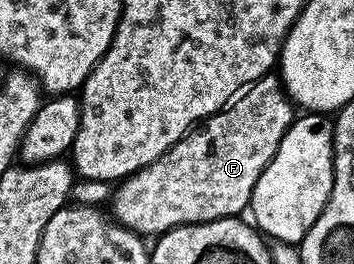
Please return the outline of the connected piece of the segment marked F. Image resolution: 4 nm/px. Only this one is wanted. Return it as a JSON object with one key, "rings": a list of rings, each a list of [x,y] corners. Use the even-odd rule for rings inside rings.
{"rings":[[[278,74],[261,76],[234,102],[188,131],[180,143],[175,143],[161,157],[157,157],[157,161],[122,180],[114,188],[109,200],[110,214],[122,227],[128,227],[130,231],[144,237],[158,237],[174,227],[184,227],[190,223],[208,223],[214,219],[242,216],[248,210],[257,177],[261,177],[265,165],[269,165],[277,153],[281,137],[296,117],[293,104],[283,90],[283,80]]]}

